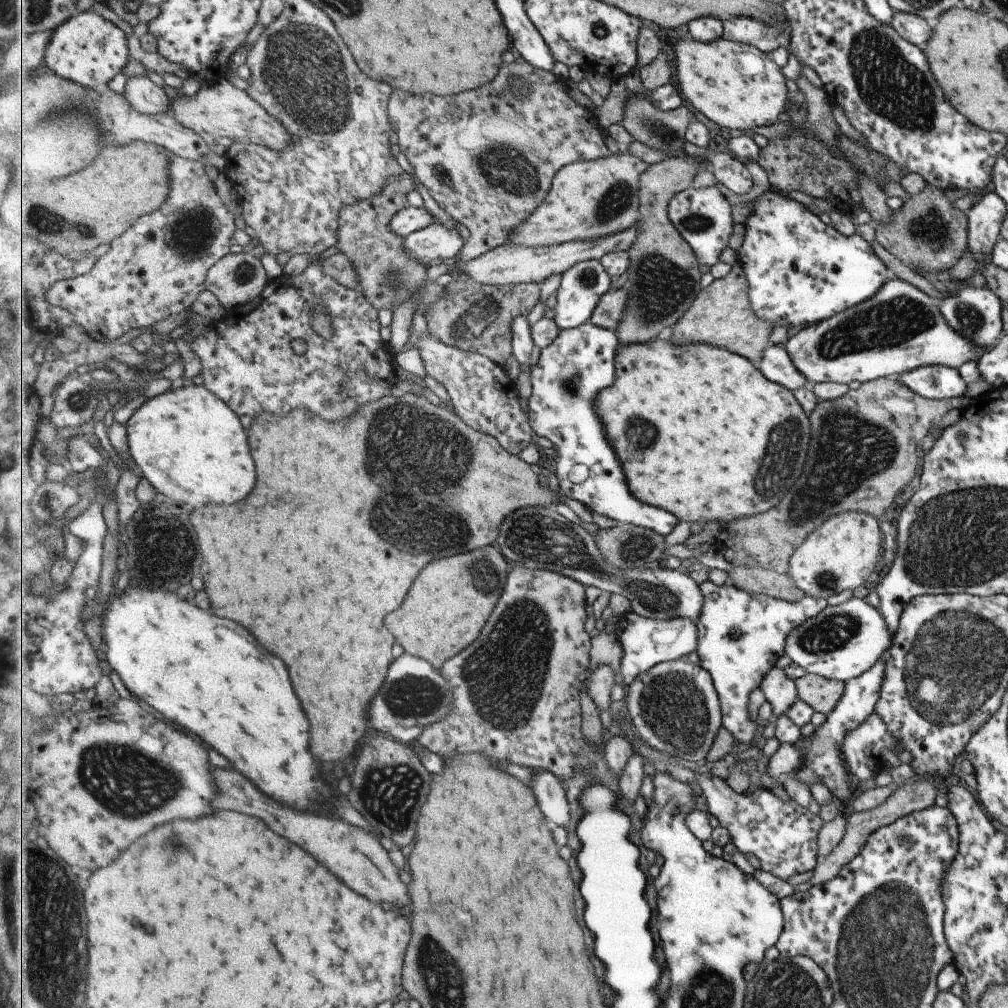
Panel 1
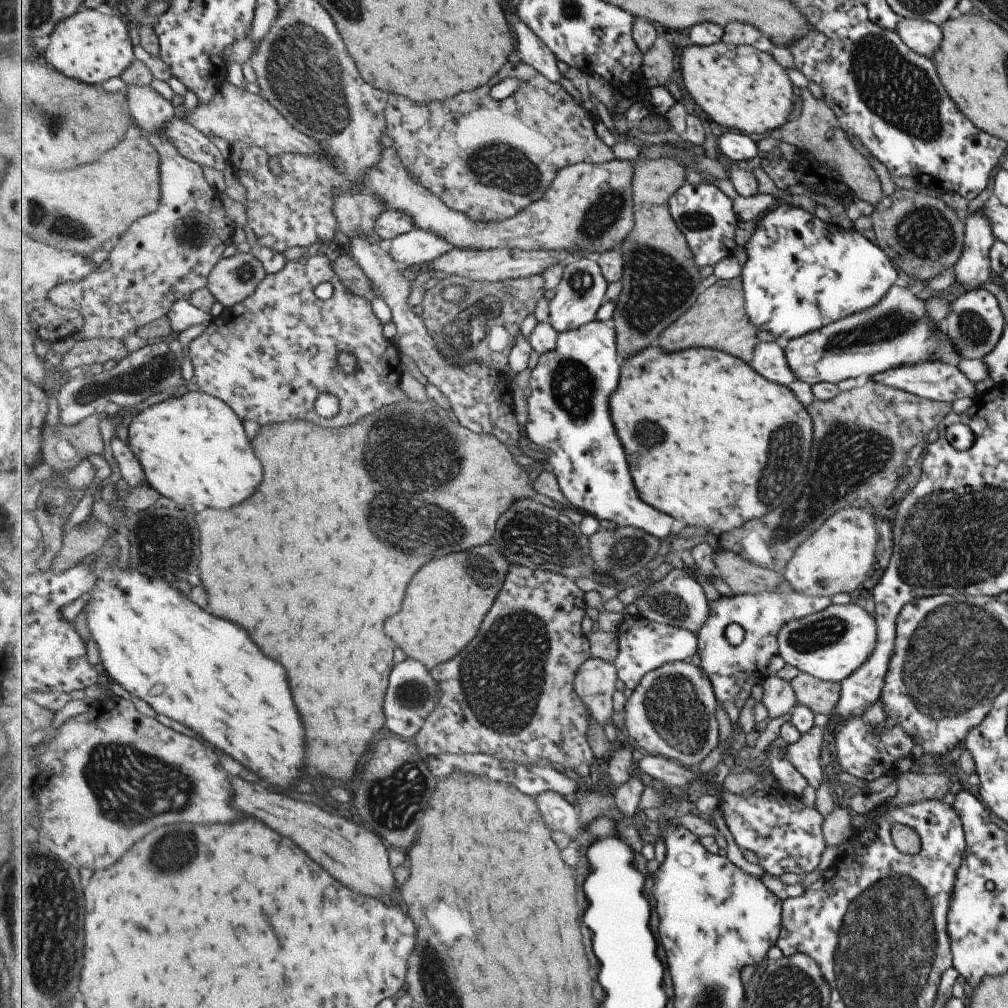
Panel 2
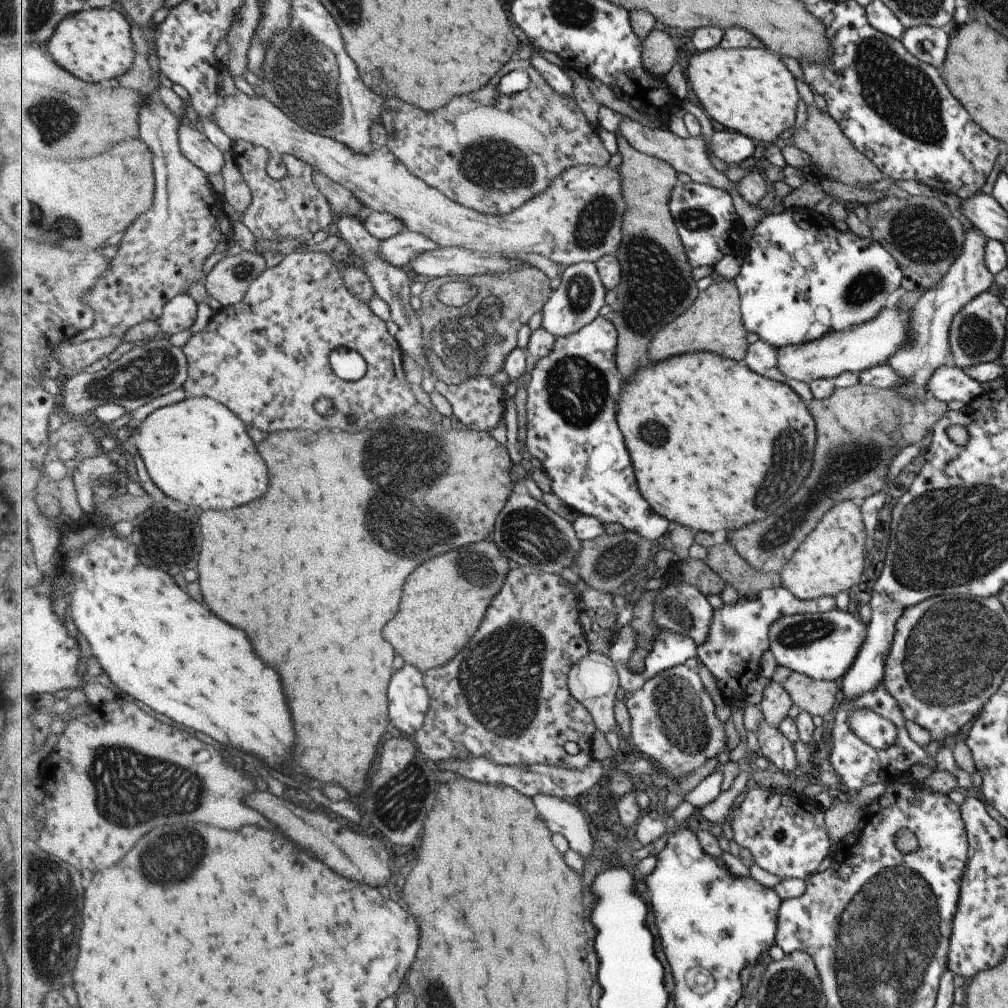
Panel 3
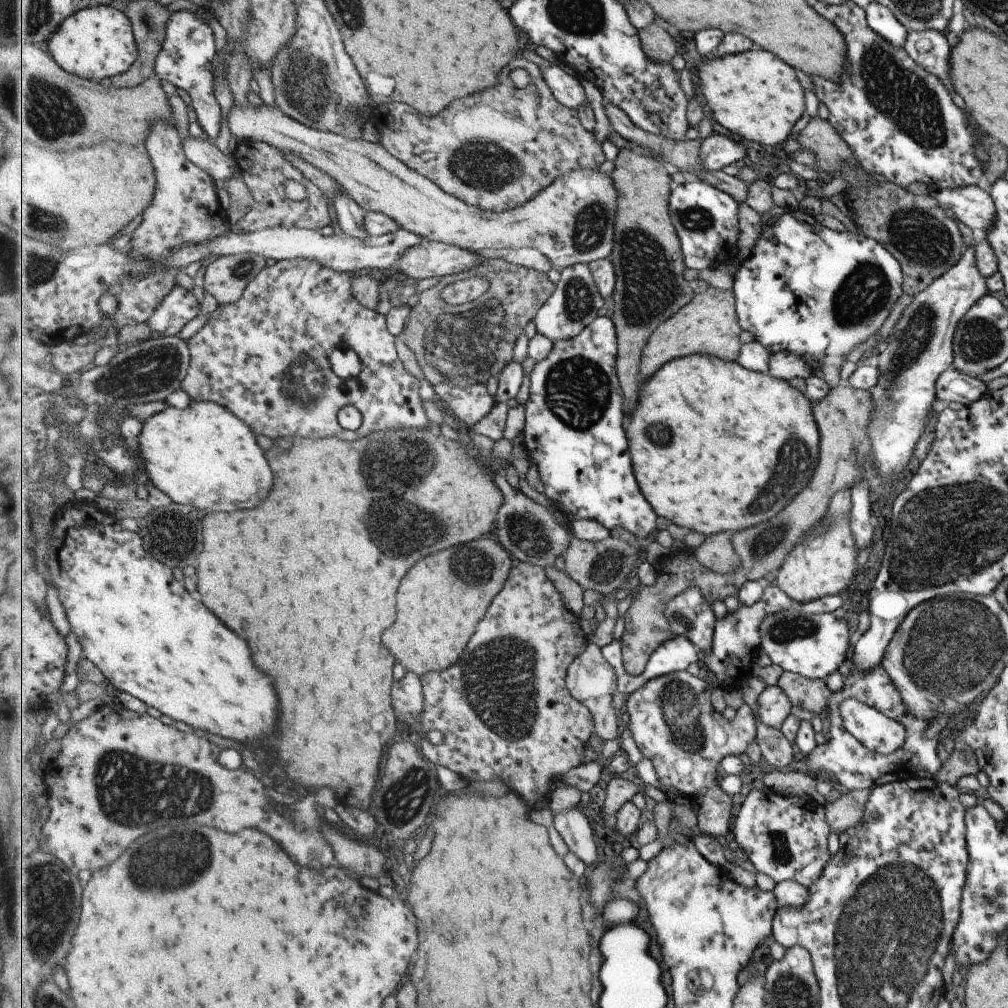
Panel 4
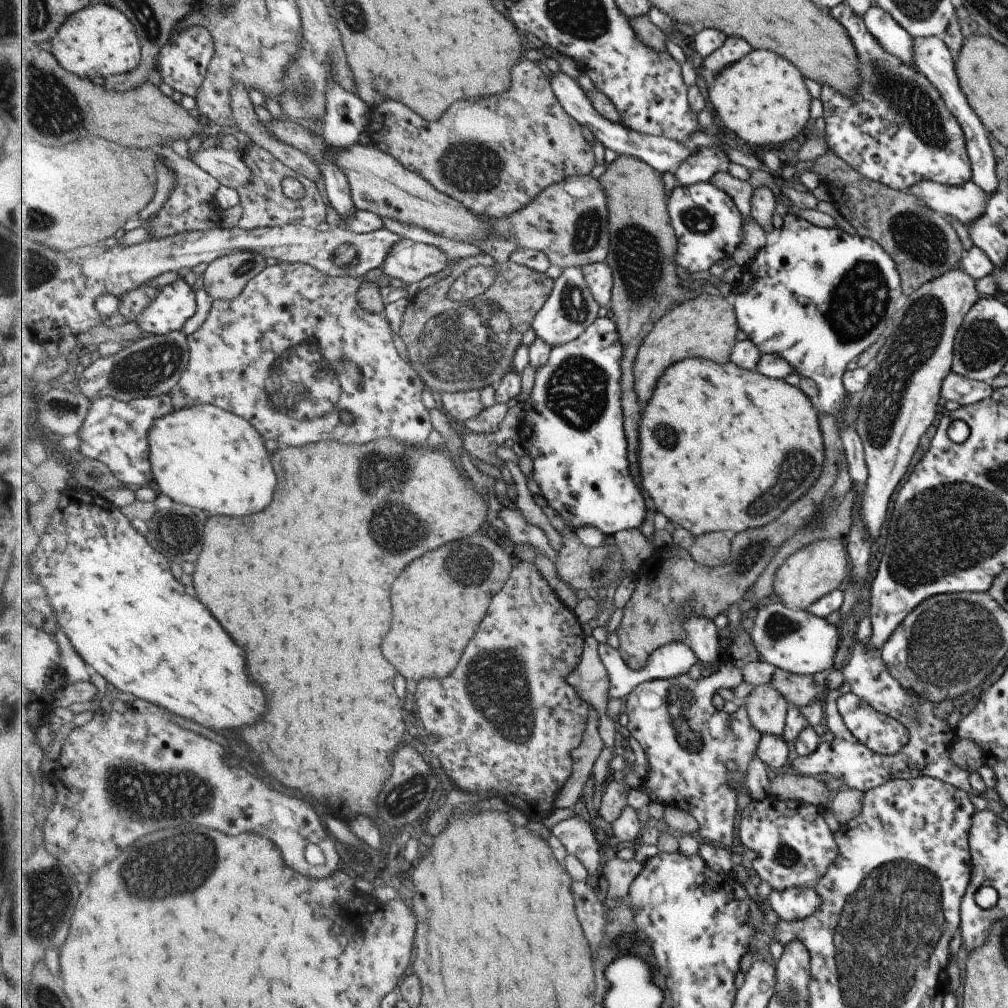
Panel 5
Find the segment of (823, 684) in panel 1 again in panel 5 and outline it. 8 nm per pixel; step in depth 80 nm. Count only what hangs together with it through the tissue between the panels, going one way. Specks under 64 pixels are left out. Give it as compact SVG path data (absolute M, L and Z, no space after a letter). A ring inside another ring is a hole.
M778 668L771 684L791 707L807 706L818 698L818 687L811 675L796 675Z

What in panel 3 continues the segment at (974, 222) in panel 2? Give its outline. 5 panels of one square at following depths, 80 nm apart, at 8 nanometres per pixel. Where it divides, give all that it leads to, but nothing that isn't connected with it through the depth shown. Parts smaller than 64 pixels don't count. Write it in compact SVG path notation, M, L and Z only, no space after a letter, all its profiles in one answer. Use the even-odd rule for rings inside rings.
M969 229L965 232L959 256L938 280L936 287L933 290L926 291L907 312L907 315L910 316L908 337L914 340L914 344L910 347L899 349L884 363L904 378L904 384L895 389L898 393L903 393L906 397L915 397L916 399L928 396L925 390L925 383L929 375L938 366L944 364L945 355L950 350L948 330L951 319L966 302L969 302L970 298L980 292L987 291L992 284L993 275L984 265L986 240L983 235L975 232L975 229Z

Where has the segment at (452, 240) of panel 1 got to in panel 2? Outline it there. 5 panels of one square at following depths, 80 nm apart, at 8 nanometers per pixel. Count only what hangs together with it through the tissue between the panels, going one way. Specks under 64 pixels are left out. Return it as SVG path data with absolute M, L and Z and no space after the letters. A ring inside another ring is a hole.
M415 228L407 234L392 239L387 244L391 256L405 267L413 264L428 265L449 254L454 246L445 237L430 230Z

